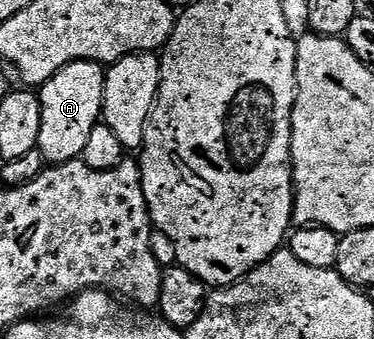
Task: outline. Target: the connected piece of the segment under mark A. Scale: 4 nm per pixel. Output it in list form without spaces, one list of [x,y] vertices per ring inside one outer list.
[[[77,61],[60,67],[60,71],[52,75],[52,79],[48,79],[41,85],[38,98],[42,104],[42,114],[40,115],[40,139],[37,150],[47,166],[63,165],[81,158],[84,146],[88,144],[88,139],[92,136],[92,127],[96,127],[102,121],[105,82],[106,69],[103,66],[97,65],[95,61]]]

